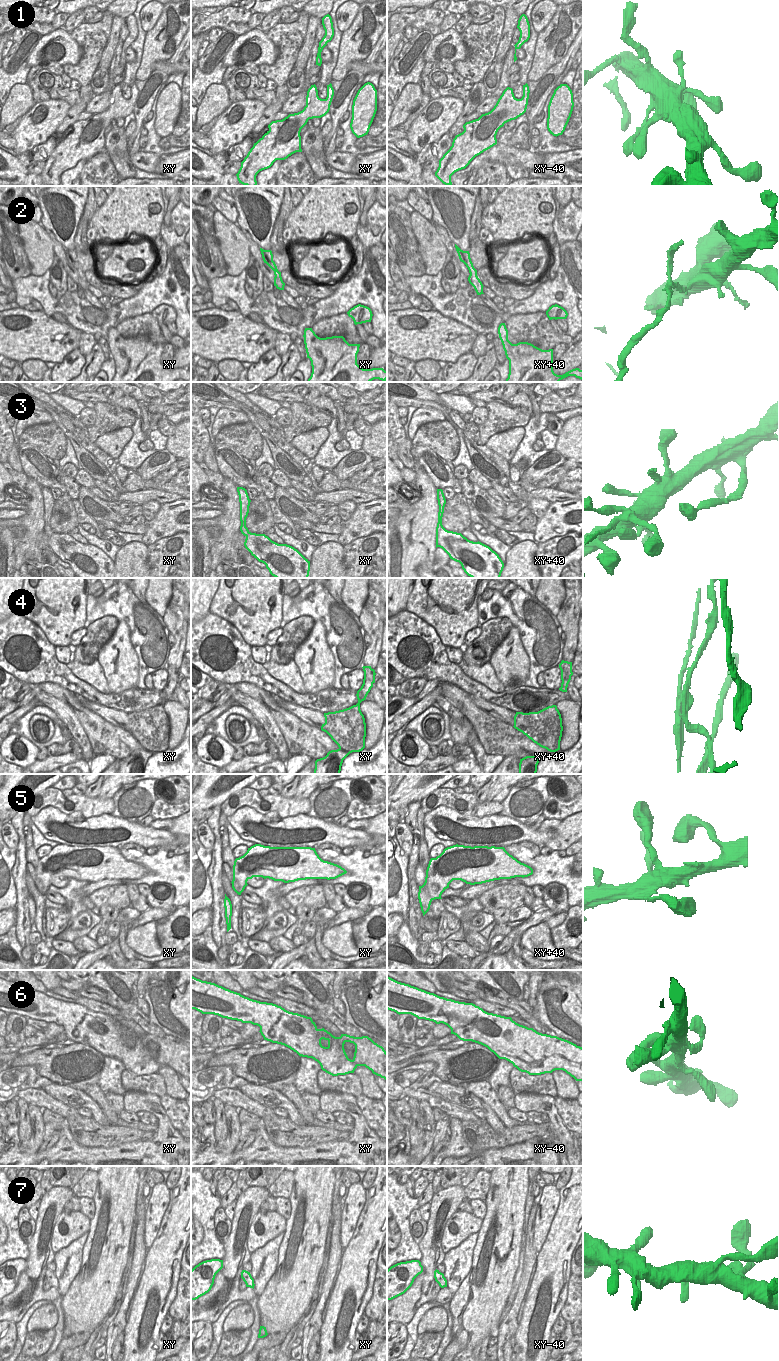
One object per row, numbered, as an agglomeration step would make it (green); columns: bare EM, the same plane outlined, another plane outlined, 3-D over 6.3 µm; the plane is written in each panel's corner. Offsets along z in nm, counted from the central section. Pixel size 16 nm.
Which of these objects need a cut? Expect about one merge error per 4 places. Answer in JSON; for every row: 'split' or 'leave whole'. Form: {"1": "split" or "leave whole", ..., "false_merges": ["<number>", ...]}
{"1": "leave whole", "2": "split", "3": "leave whole", "4": "split", "5": "leave whole", "6": "leave whole", "7": "leave whole", "false_merges": ["2", "4"]}

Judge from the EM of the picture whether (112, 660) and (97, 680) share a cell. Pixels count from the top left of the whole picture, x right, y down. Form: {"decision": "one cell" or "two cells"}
{"decision": "two cells"}

